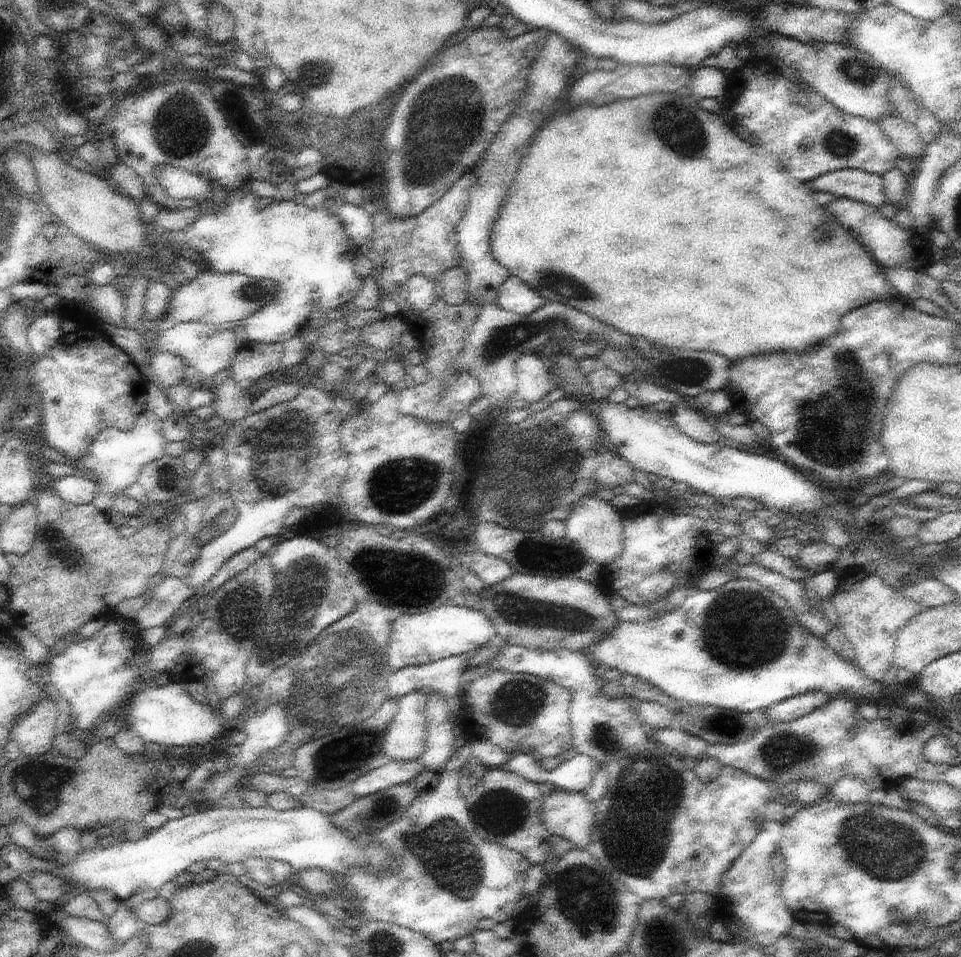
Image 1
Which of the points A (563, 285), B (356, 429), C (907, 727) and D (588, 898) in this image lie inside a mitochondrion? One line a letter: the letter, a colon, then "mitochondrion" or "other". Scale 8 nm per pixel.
A: mitochondrion
B: other
C: other
D: mitochondrion

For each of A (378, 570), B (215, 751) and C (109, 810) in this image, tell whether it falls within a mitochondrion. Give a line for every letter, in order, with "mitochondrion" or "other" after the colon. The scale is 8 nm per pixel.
A: mitochondrion
B: other
C: other

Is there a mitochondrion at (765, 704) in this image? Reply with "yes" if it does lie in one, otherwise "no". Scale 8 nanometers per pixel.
no

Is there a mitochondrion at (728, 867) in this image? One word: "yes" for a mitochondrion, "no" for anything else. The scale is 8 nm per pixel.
no

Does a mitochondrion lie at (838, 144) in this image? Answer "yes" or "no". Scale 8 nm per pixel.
yes

